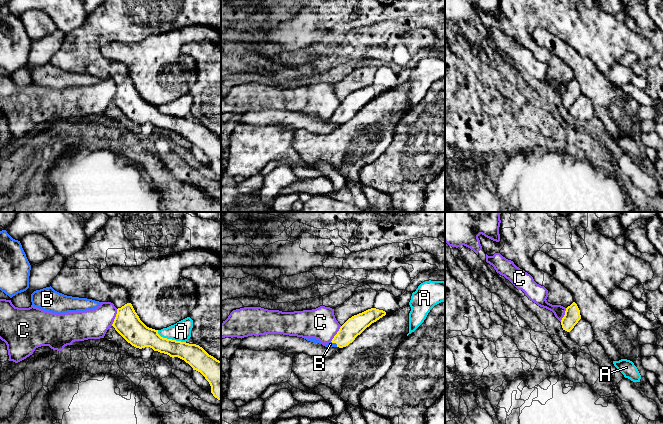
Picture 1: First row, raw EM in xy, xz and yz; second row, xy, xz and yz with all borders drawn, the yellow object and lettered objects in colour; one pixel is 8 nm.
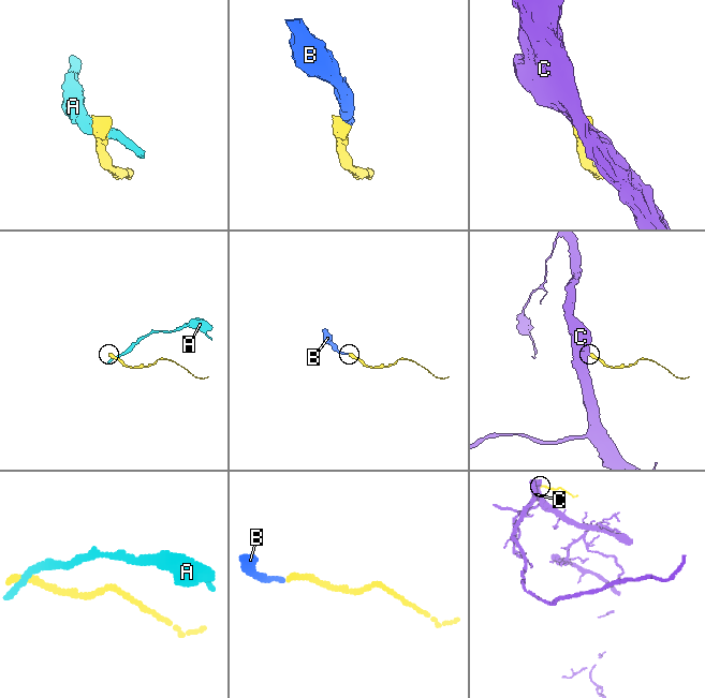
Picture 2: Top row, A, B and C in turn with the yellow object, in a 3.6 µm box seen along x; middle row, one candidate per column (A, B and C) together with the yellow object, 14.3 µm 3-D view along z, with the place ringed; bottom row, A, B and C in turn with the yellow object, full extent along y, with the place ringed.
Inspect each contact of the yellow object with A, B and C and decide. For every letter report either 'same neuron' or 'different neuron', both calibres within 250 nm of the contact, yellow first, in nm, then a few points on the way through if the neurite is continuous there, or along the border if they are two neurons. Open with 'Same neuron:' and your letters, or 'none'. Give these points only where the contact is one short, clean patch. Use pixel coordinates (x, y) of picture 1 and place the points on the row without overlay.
Same neuron: B
A: different neuron; 190 nm thick on the yellow side, 160 nm on the other; border along xy (157, 106), (163, 113), (185, 118)
B: same neuron; 160 nm thick on the yellow side, 40 nm on the other; runs through xz (354, 102), (340, 116), (335, 118), (330, 120)
C: different neuron; 220 nm thick on the yellow side, 240 nm on the other; border along xy (117, 85), (116, 92), (111, 101)

